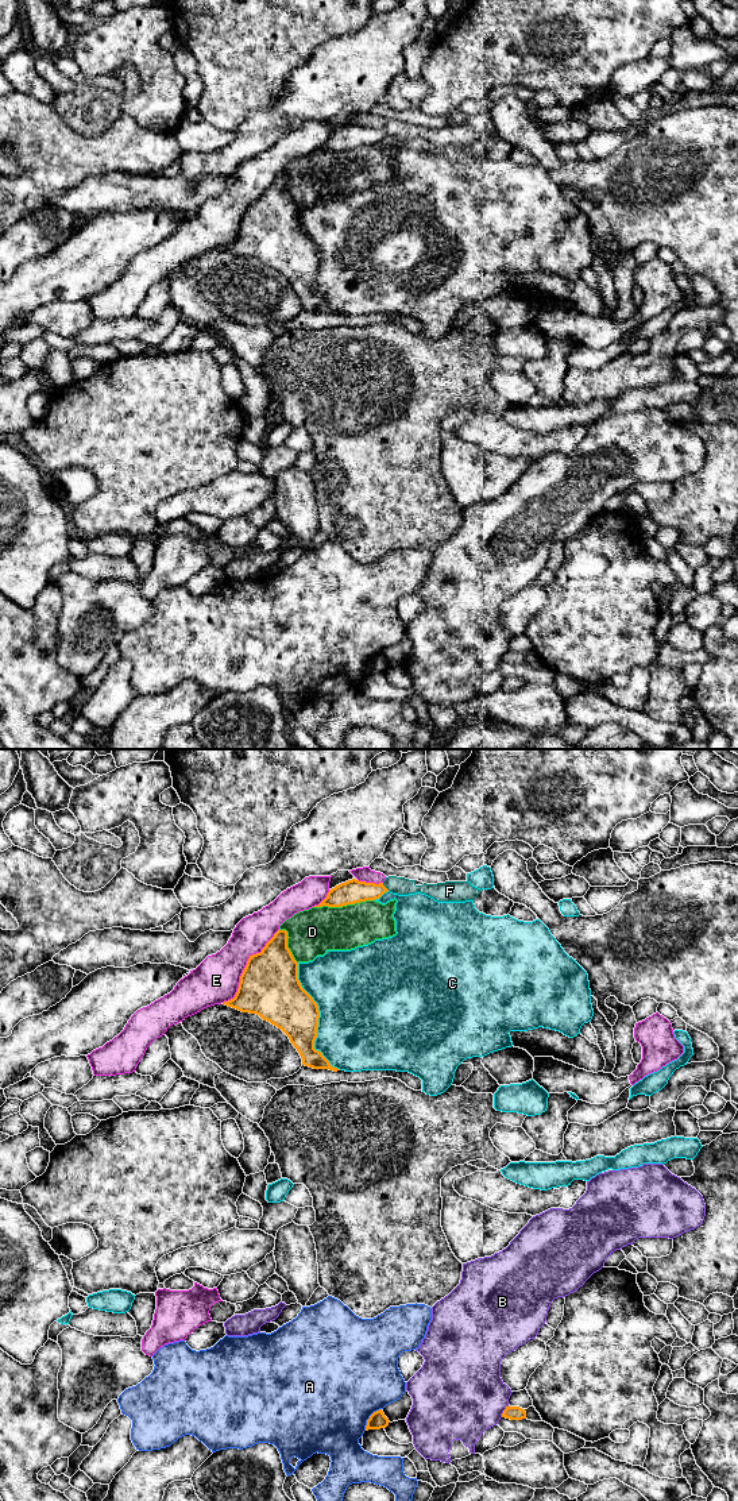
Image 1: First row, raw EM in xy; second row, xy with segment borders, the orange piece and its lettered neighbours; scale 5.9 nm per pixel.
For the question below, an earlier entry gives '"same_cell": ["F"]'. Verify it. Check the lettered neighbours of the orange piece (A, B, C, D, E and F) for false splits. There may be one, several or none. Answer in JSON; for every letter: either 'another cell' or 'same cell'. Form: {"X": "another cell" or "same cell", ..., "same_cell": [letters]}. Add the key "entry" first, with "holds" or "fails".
{"entry": "holds", "A": "another cell", "B": "another cell", "C": "another cell", "D": "another cell", "E": "another cell", "F": "same cell", "same_cell": ["F"]}

